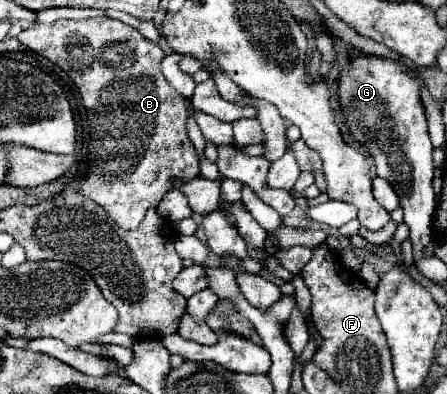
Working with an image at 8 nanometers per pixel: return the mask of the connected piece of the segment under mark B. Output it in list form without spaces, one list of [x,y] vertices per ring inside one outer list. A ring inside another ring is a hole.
[[[112,18],[58,20],[54,24],[34,24],[18,34],[18,40],[30,50],[42,54],[60,66],[76,84],[90,120],[90,142],[86,156],[86,176],[78,192],[102,206],[124,230],[136,228],[148,208],[158,208],[174,182],[190,182],[198,176],[198,156],[186,134],[188,102],[162,76],[160,62],[164,52],[158,44],[146,40],[136,28]]]

